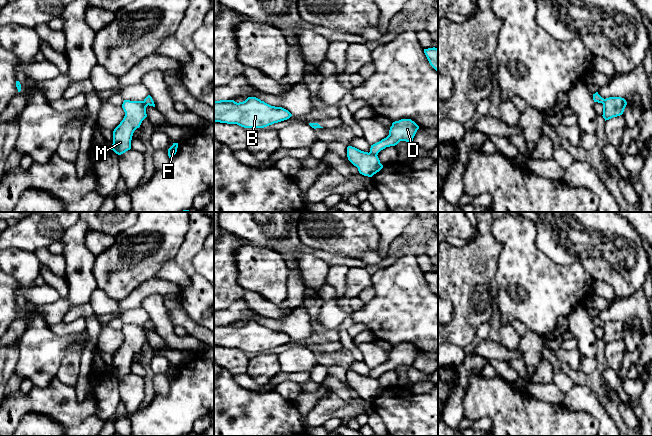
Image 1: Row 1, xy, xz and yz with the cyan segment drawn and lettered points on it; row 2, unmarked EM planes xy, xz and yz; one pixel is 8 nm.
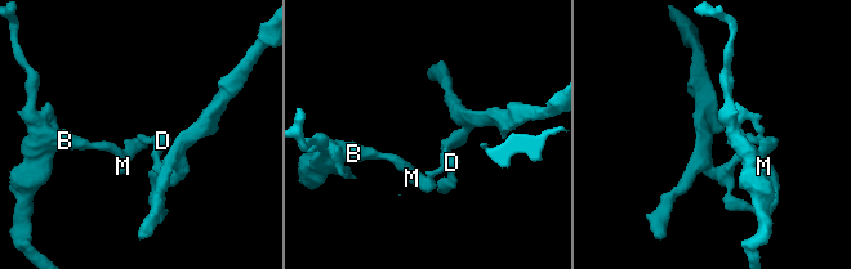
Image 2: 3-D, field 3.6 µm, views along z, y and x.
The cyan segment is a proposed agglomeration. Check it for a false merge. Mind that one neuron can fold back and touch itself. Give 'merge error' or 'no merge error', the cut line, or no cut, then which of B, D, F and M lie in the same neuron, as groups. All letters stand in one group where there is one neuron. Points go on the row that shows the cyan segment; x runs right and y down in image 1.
merge error; cut xz (369, 152), (376, 155); groups B M / D F

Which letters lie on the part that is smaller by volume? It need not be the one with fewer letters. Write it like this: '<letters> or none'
B, M

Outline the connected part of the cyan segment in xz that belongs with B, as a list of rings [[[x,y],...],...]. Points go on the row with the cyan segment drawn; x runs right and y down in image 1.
[[[248,97],[239,103],[234,100],[214,101],[214,122],[237,124],[244,128],[264,128],[291,116],[288,110],[271,106],[256,97]]]

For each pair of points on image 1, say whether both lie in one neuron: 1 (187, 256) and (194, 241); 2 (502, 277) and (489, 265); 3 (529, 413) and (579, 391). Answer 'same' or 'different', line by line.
1: same
2: different
3: different

